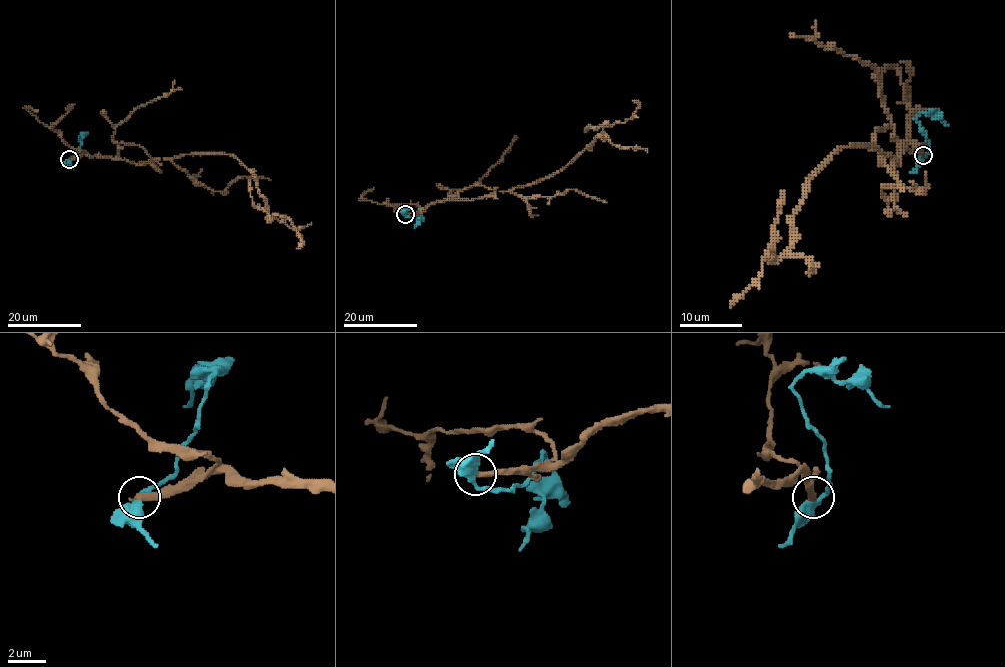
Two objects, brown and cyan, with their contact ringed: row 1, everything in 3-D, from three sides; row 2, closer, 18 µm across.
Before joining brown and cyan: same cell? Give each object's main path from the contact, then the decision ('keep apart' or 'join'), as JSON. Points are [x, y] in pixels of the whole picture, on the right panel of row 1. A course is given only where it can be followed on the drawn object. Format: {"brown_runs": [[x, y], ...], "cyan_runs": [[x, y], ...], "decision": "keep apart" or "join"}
{"brown_runs": [[923, 155], [904, 149], [898, 163], [841, 146], [808, 182], [793, 244], [768, 253], [730, 308]], "cyan_runs": [[923, 155], [928, 154], [926, 137], [915, 118], [928, 113], [948, 124]], "decision": "keep apart"}

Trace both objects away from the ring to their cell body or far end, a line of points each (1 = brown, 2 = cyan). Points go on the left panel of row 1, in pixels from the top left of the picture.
1: (69, 159), (231, 154), (253, 175), (267, 220), (291, 222), (297, 249)
2: (69, 159), (76, 155), (84, 134), (78, 141)

